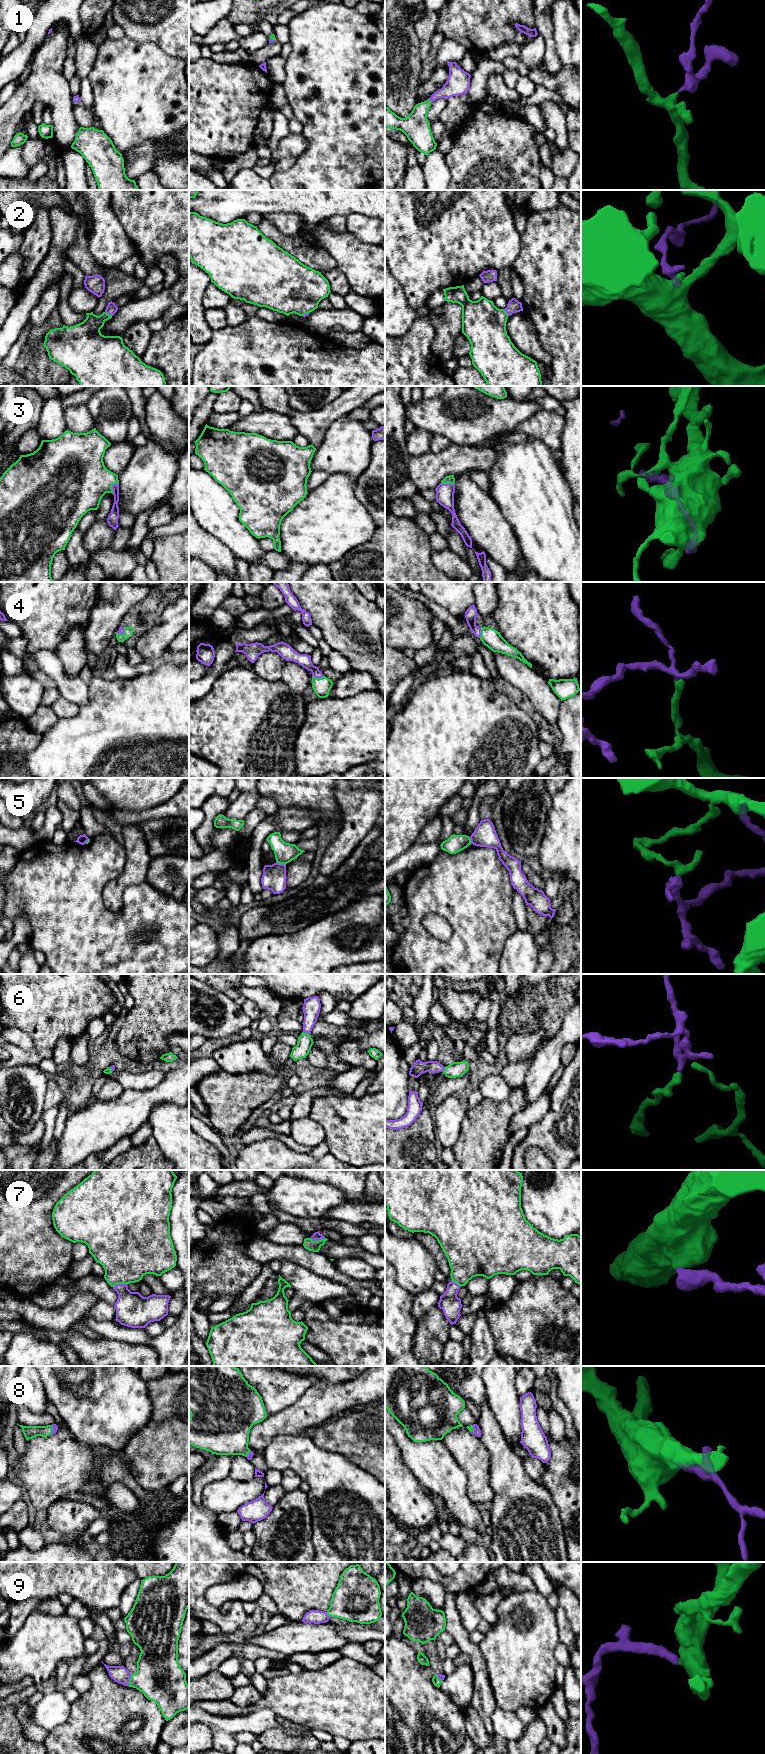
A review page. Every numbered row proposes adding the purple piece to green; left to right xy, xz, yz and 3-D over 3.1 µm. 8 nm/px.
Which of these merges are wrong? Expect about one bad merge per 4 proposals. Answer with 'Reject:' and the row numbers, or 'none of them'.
Reject: 5

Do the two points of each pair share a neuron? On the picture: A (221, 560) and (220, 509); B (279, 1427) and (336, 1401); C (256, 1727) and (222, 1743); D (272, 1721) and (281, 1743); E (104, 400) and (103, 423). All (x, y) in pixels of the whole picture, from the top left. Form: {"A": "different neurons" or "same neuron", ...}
{"A": "different neurons", "B": "same neuron", "C": "same neuron", "D": "different neurons", "E": "same neuron"}

